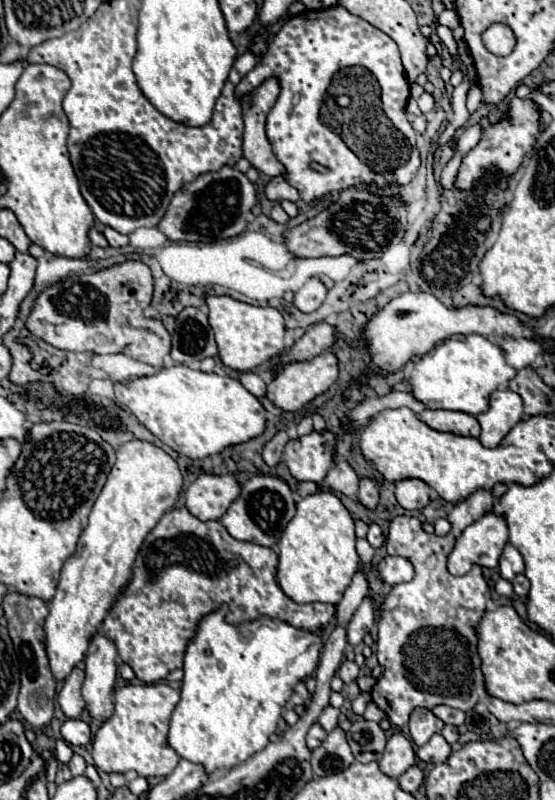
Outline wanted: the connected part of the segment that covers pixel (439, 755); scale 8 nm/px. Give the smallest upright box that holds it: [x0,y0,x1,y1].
[418,735,452,765]

